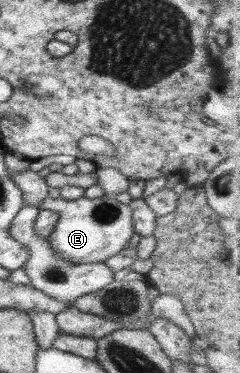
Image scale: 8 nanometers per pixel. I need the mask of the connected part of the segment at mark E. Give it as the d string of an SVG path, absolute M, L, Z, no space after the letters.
M115 195L103 196L98 199L81 197L76 201L64 201L60 198L52 199L47 197L40 202L41 210L51 210L59 213L59 221L55 229L48 236L51 246L55 248L55 254L70 263L96 263L105 262L128 246L129 239L133 235L133 209L121 201L117 201Z

